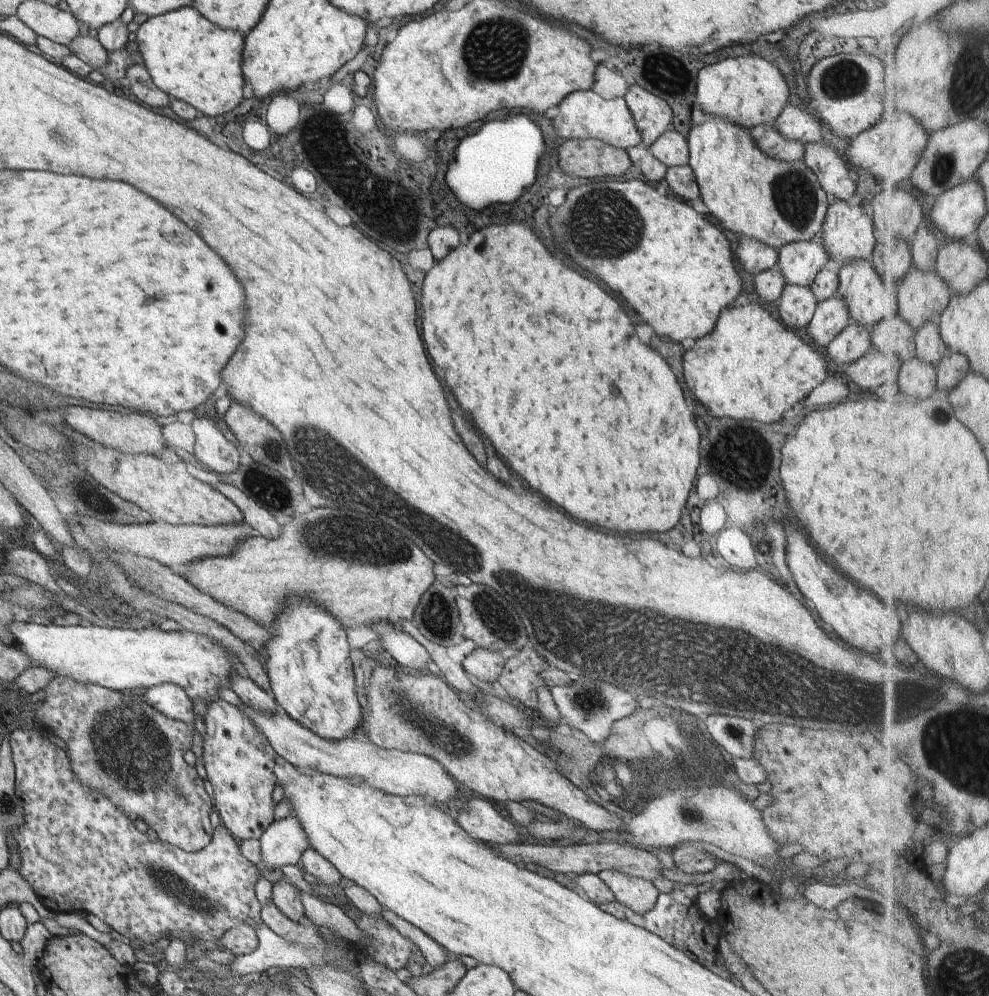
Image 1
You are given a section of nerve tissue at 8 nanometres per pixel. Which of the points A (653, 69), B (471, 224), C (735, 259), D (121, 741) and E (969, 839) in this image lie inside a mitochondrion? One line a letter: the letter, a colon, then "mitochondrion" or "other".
A: mitochondrion
B: other
C: other
D: mitochondrion
E: other

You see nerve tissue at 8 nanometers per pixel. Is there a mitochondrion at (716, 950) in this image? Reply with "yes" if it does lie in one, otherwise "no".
no

